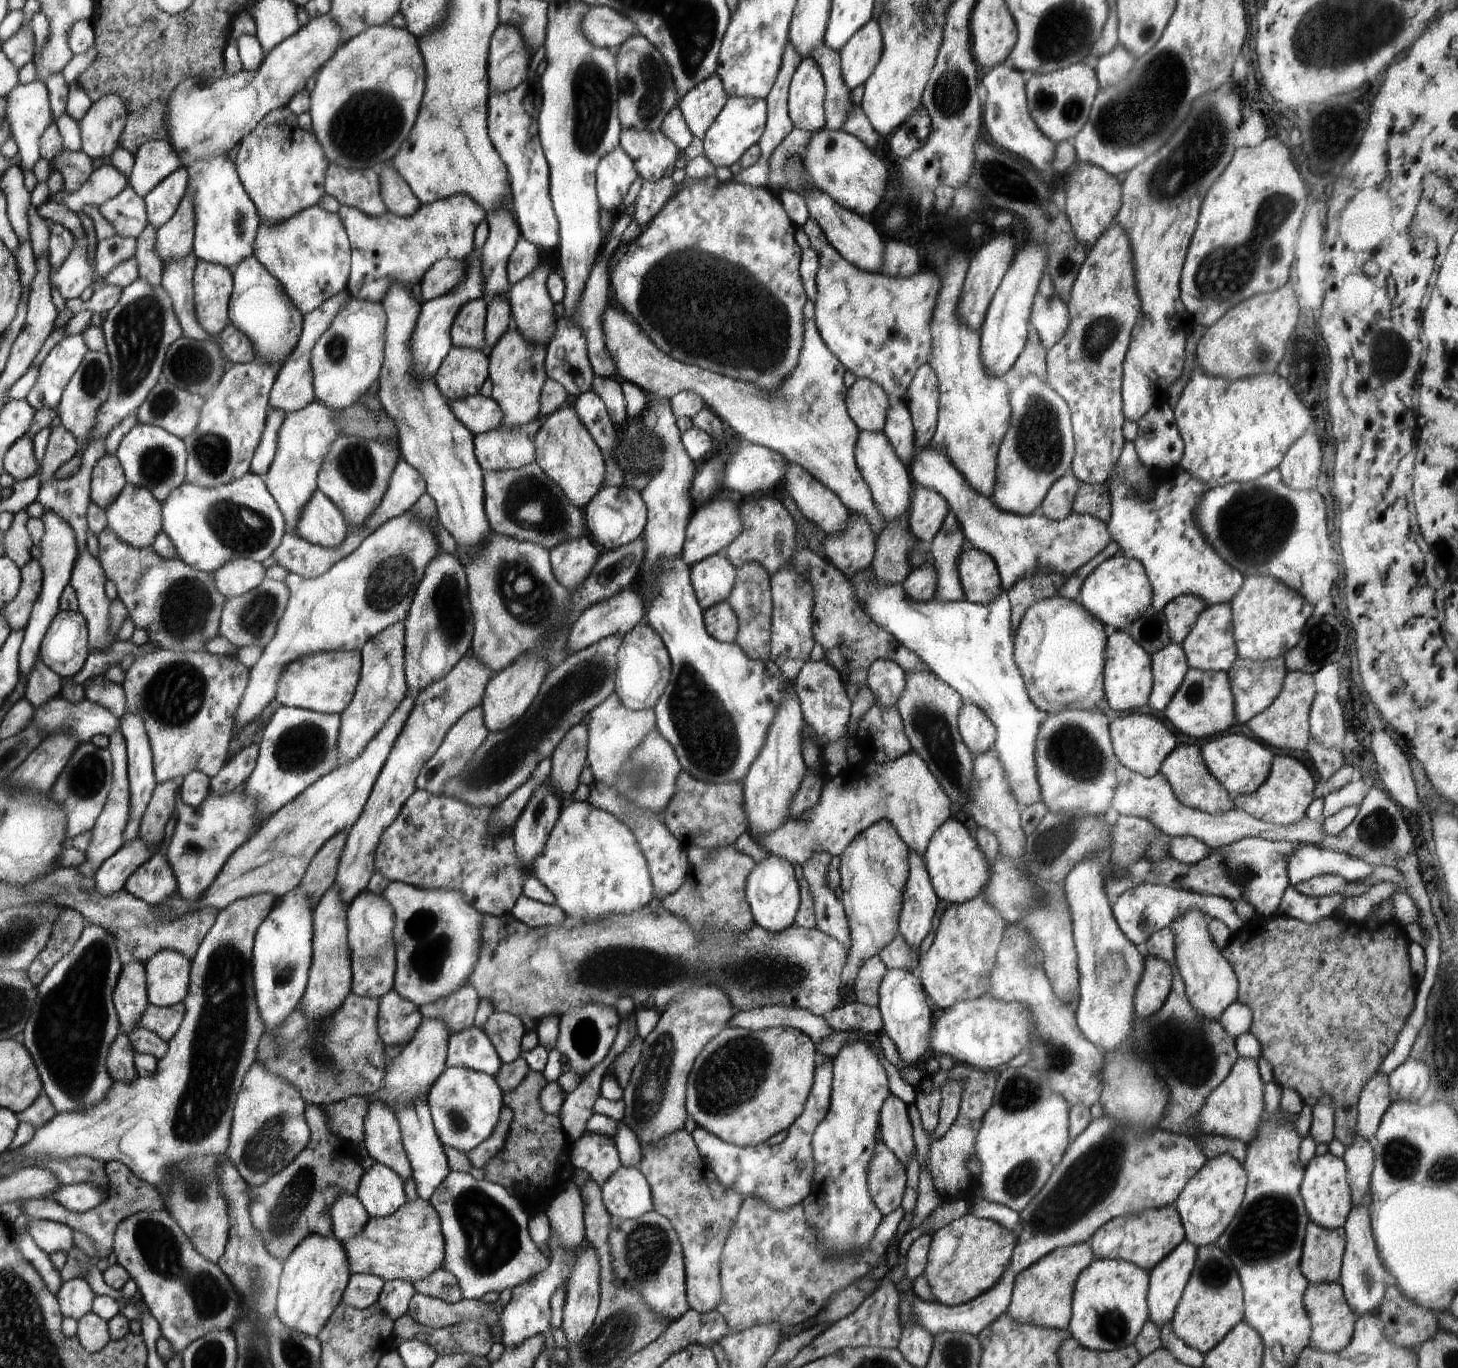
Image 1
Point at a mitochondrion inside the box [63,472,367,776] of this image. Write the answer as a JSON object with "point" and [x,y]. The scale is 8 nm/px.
{"point":[176,693]}

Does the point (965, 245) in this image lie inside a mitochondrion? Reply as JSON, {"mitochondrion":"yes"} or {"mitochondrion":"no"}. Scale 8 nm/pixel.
{"mitochondrion":"no"}

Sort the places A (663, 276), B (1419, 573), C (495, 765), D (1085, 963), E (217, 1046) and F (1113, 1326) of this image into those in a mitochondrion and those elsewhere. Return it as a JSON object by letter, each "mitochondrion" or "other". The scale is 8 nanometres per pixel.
{"A":"mitochondrion","B":"other","C":"mitochondrion","D":"other","E":"mitochondrion","F":"mitochondrion"}

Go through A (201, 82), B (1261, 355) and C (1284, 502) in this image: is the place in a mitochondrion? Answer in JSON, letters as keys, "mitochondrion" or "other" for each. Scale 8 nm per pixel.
{"A":"other","B":"mitochondrion","C":"mitochondrion"}

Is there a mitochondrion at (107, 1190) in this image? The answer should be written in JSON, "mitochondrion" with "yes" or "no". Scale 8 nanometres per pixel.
{"mitochondrion":"no"}

